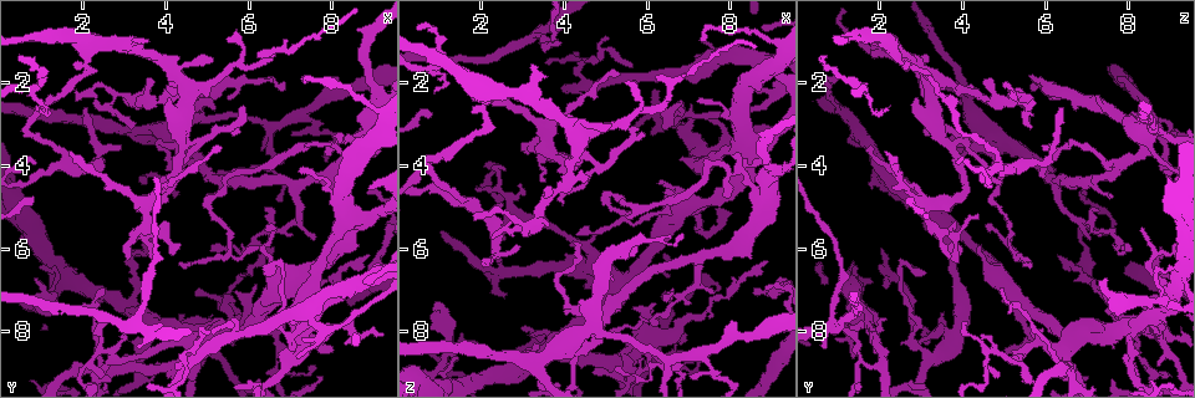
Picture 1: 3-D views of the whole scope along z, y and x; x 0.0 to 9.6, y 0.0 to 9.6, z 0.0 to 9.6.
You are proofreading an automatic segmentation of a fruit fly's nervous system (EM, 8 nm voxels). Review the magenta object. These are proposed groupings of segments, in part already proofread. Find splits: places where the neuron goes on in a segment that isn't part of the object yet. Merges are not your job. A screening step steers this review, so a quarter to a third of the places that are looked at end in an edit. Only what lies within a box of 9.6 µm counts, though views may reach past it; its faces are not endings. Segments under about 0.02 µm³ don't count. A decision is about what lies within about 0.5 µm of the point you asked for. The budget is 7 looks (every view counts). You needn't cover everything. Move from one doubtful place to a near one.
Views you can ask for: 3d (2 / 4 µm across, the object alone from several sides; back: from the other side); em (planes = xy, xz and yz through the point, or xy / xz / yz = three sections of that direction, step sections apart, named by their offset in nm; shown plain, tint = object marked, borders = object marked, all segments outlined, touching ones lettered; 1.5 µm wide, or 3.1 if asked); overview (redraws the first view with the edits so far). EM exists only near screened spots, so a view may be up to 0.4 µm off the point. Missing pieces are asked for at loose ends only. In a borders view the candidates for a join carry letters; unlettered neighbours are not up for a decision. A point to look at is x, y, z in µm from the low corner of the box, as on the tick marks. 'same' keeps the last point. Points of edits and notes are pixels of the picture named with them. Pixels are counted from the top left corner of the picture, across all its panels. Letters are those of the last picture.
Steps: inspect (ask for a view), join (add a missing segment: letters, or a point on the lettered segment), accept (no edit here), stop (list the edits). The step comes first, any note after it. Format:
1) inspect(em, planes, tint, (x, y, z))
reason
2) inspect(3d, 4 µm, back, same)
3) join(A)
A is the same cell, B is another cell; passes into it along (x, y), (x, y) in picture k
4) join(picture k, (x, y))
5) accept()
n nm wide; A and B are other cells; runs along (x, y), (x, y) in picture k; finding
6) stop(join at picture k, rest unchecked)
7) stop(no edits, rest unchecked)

inspect(3d, 2 µm, (2.35, 2.45, 5.75))
free end

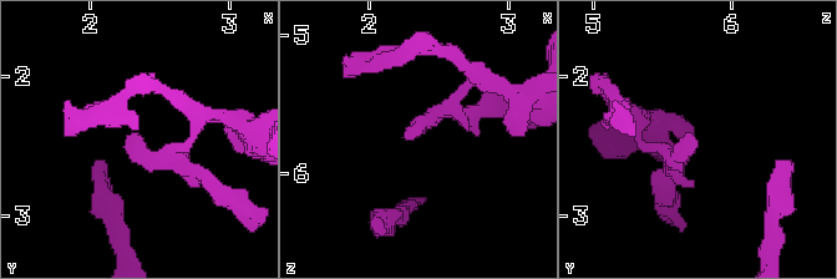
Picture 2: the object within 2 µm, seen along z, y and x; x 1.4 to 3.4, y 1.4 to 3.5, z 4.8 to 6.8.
inspect(em, planes, borders, (2.26, 2.42, 5.72))

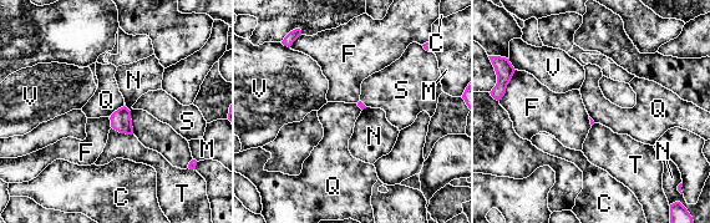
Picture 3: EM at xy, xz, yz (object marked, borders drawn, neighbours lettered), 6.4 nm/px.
accept()
C, F, M, N, Q, S, T and V are other cells; border along (123, 105), (110, 117) in picture 3; none of them fits

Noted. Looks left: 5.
inspect(3d, 2 µm, (0.85, 3.95, 3.90))
thin end

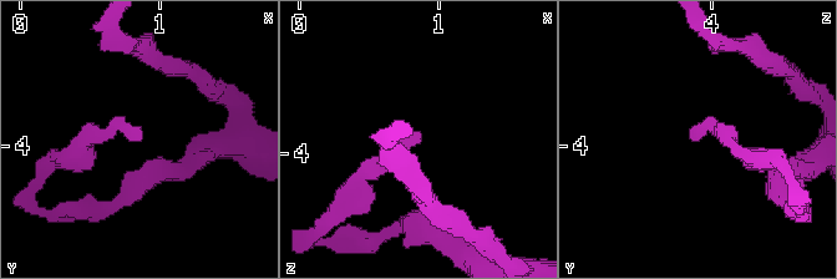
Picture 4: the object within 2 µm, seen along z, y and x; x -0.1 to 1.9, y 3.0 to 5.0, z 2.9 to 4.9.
inspect(em, yz, step 4, borders, (0.90, 3.90, 3.86))

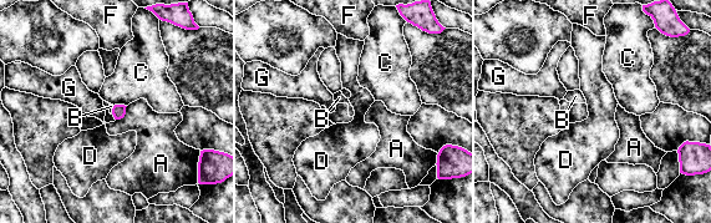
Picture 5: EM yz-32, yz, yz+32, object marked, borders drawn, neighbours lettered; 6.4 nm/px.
inspect(em, planes, borders, same)

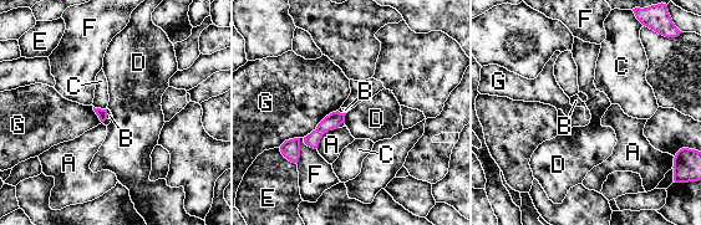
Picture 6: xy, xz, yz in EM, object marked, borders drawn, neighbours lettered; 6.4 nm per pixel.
accept()
70 nm wide; A, B, C, D, E, F and G are other cells; runs along (341, 116), (300, 141), (291, 157) in picture 6; no lettered segment goes on from it

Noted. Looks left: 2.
inspect(em, planes, plain, (5.35, 3.55, 1.75))

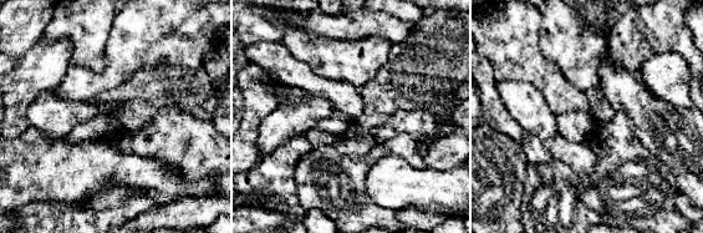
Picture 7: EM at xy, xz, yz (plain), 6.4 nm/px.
inspect(em, planes, borders, same)

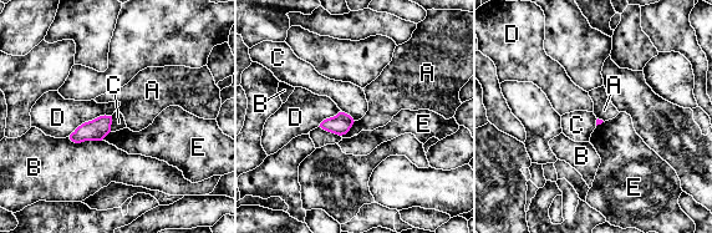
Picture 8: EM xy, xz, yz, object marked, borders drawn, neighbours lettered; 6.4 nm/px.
accept()
A, B, C, D and E are other cells; border along (112, 116), (110, 131) in picture 8; no lettered segment goes on from it

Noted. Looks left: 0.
stop(no edits, rest unchecked)

